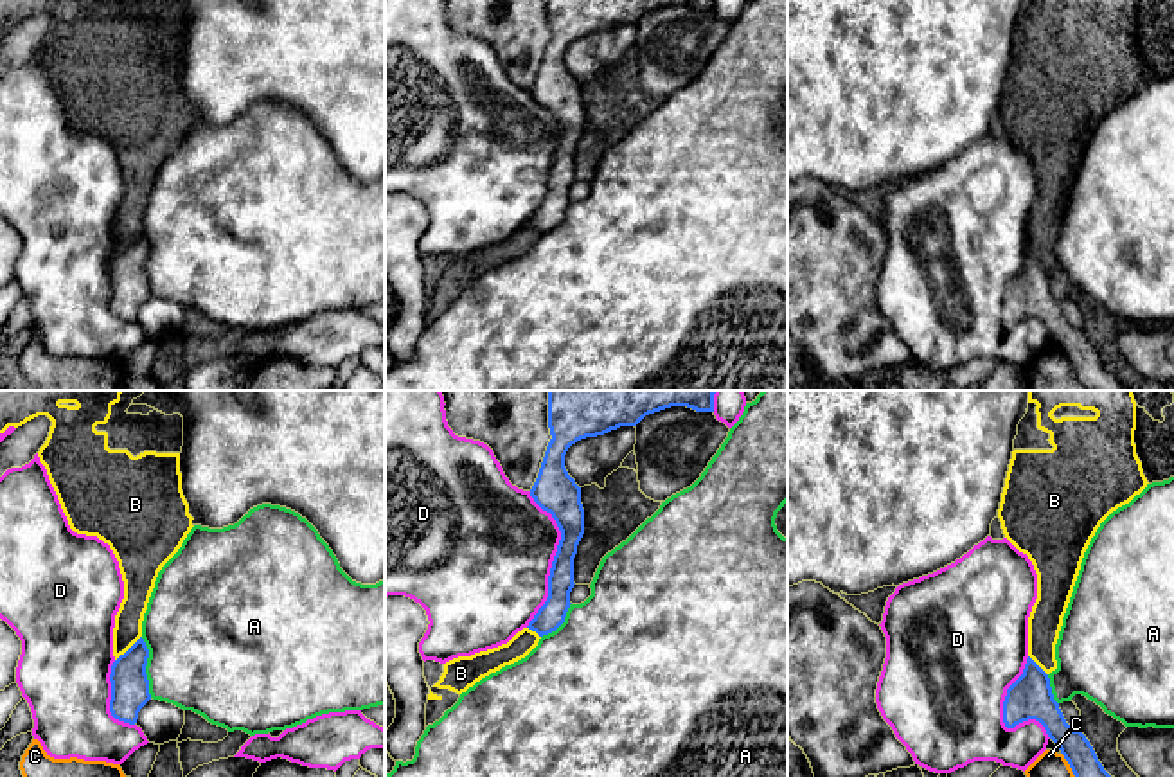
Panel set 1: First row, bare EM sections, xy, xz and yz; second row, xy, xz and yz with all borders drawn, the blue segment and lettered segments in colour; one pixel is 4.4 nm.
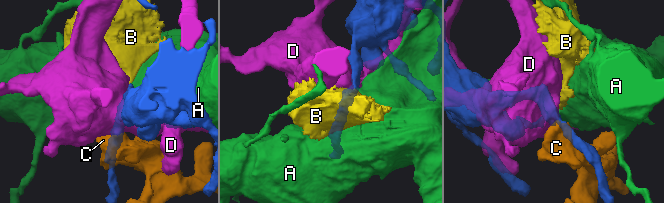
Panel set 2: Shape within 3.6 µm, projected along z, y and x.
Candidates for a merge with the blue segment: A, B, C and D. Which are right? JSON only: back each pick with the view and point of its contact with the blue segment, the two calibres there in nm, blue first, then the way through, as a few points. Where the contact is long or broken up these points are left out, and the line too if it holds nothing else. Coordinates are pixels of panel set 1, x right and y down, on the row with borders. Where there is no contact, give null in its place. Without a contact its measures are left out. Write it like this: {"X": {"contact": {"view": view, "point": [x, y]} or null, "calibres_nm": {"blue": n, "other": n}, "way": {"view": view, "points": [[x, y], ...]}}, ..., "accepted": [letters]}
{"accepted": []}

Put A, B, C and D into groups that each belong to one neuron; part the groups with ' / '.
A / B / C / D

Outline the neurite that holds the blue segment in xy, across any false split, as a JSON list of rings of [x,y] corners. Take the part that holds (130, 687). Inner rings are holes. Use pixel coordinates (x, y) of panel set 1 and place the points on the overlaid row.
[[[140,637],[111,665],[110,712],[115,719],[135,725],[140,709],[151,700],[146,665],[149,649]]]

